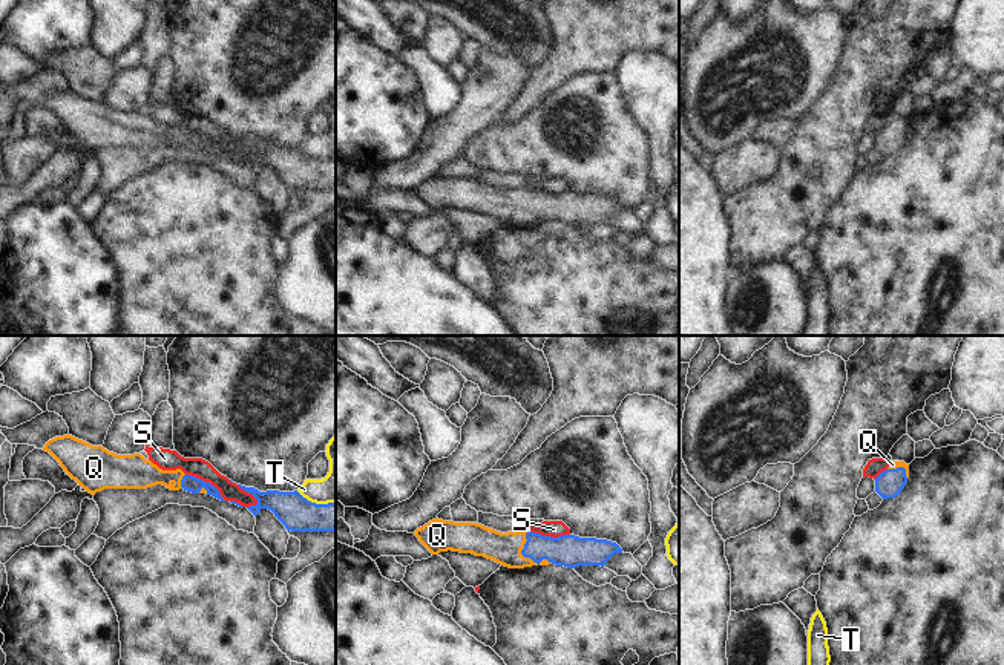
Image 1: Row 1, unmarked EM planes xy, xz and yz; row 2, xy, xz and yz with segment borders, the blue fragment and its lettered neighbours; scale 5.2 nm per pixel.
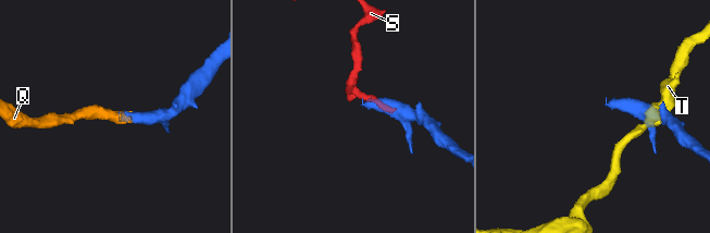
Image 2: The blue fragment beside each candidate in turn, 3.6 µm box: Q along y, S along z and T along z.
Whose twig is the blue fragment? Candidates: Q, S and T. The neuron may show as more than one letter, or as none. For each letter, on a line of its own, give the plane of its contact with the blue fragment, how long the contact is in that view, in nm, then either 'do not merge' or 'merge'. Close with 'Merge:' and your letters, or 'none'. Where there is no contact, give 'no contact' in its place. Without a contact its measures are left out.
Q: xz | 220 nm | merge
S: xy | 260 nm | do not merge
T: xy | 220 nm | do not merge
Merge: Q

